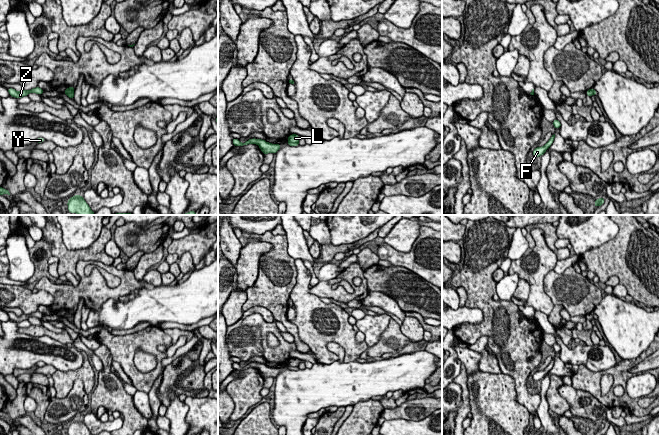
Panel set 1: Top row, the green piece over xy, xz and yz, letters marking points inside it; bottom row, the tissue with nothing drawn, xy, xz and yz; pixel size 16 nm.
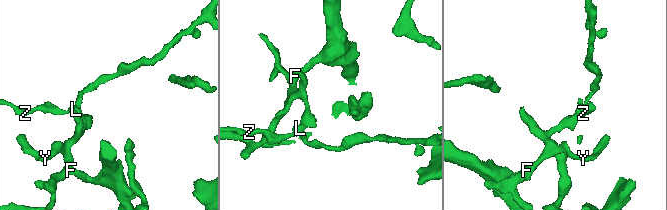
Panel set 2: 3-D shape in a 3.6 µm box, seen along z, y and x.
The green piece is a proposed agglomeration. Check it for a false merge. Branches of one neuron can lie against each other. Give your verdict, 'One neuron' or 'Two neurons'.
Two neurons

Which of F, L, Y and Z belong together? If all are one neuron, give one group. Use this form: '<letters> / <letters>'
F L Y / Z

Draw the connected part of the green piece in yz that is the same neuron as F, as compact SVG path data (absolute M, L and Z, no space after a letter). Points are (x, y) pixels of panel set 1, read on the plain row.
M555 358L551 360L549 365L543 371L536 371L533 374L533 380L534 381L542 380L546 376L546 374L551 370L551 368L554 365L554 362L555 362Z

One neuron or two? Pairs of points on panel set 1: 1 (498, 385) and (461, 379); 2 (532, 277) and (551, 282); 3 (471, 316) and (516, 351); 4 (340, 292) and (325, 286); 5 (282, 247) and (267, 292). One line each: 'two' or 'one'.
1: two
2: two
3: two
4: one
5: one

